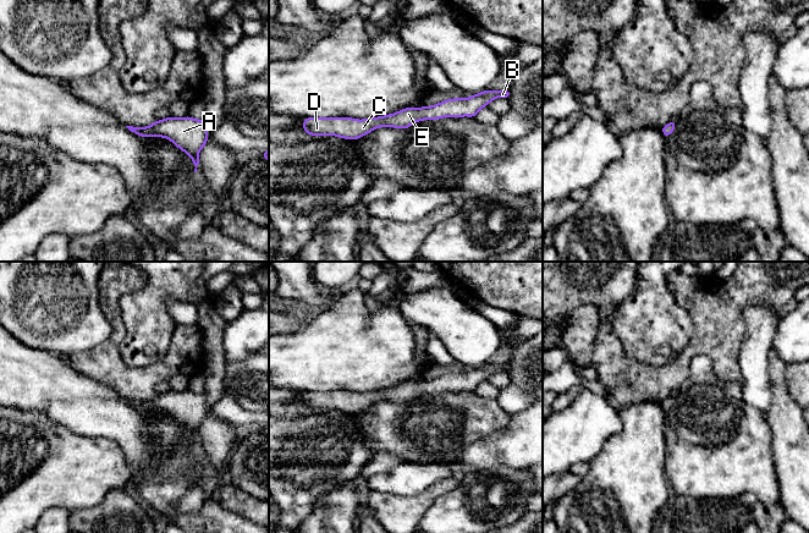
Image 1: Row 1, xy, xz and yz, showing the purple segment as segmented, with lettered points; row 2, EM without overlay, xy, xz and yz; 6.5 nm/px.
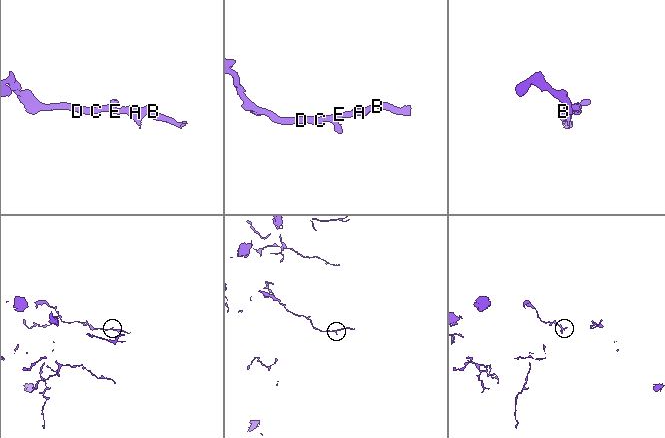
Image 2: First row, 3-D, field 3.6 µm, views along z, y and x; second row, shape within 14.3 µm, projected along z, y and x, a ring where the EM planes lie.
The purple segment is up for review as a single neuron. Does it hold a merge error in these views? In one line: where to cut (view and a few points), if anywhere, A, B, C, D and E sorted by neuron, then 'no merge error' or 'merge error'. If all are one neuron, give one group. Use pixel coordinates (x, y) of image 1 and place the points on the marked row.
cut none; groups A B C D E; no merge error

